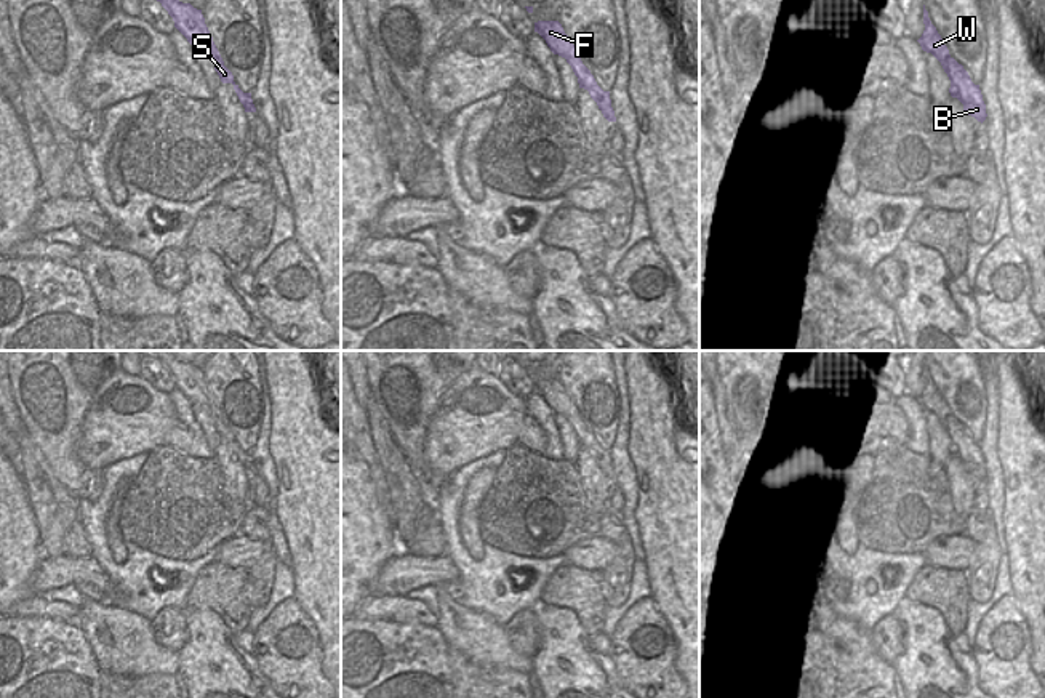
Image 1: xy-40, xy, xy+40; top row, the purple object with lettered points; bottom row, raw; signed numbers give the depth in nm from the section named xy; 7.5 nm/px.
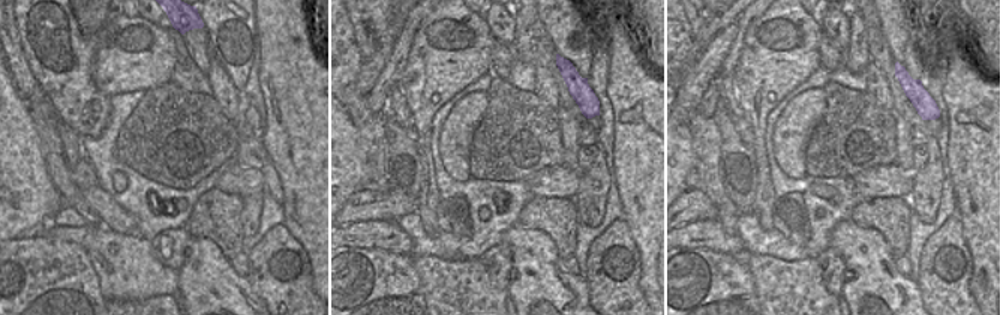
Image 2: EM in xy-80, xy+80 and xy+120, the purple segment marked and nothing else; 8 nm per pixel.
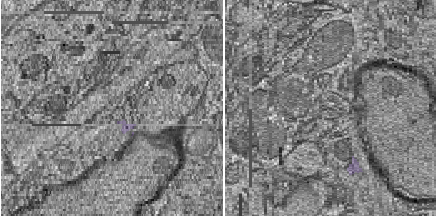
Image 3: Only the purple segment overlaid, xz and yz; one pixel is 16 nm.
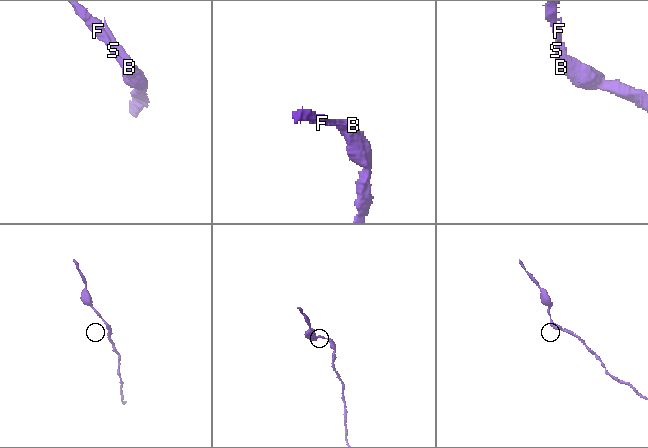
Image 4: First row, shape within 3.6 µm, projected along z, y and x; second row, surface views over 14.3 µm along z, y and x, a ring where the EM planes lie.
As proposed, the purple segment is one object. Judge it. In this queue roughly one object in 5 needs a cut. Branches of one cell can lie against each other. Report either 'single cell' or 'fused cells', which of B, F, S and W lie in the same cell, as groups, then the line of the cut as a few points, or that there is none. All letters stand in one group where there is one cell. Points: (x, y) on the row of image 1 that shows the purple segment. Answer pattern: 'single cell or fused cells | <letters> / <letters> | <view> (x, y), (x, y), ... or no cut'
single cell | B F S W | no cut

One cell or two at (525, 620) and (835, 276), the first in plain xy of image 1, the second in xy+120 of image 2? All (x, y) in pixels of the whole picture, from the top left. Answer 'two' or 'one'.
one

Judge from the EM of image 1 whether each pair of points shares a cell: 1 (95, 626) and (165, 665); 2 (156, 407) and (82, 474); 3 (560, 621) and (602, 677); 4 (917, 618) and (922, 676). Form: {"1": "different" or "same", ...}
{"1": "same", "2": "different", "3": "same", "4": "same"}

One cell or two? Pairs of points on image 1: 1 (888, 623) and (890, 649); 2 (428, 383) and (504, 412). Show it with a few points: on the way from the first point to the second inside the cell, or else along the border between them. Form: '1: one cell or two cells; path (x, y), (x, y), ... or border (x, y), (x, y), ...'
1: one cell; path (888, 629), (888, 642)
2: two cells; border (471, 367), (444, 393), (442, 402), (429, 423)

